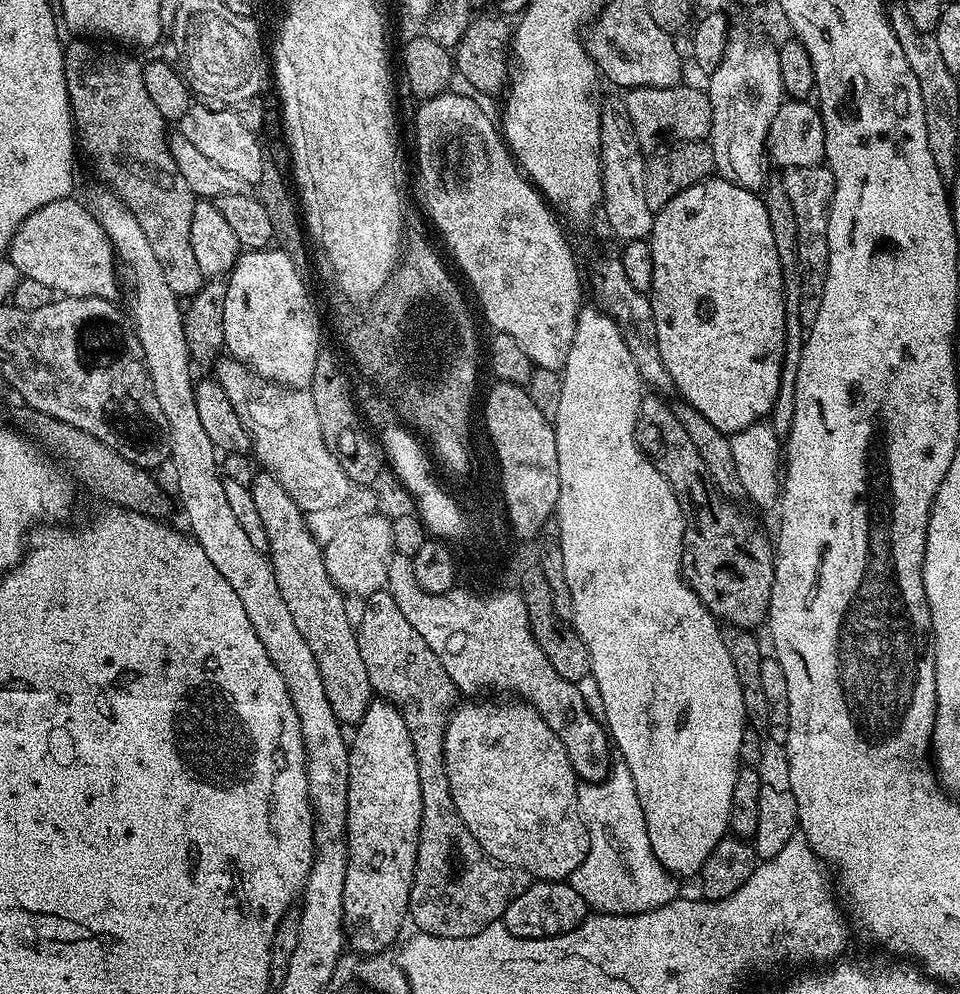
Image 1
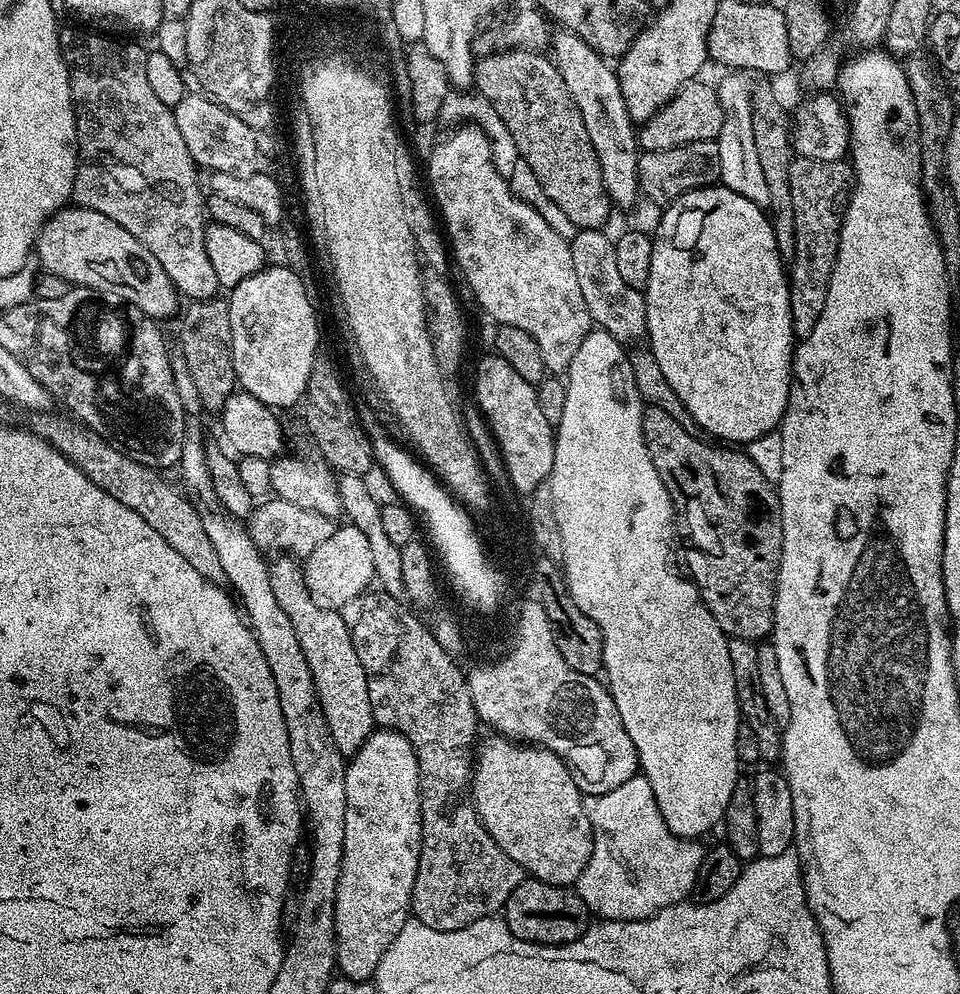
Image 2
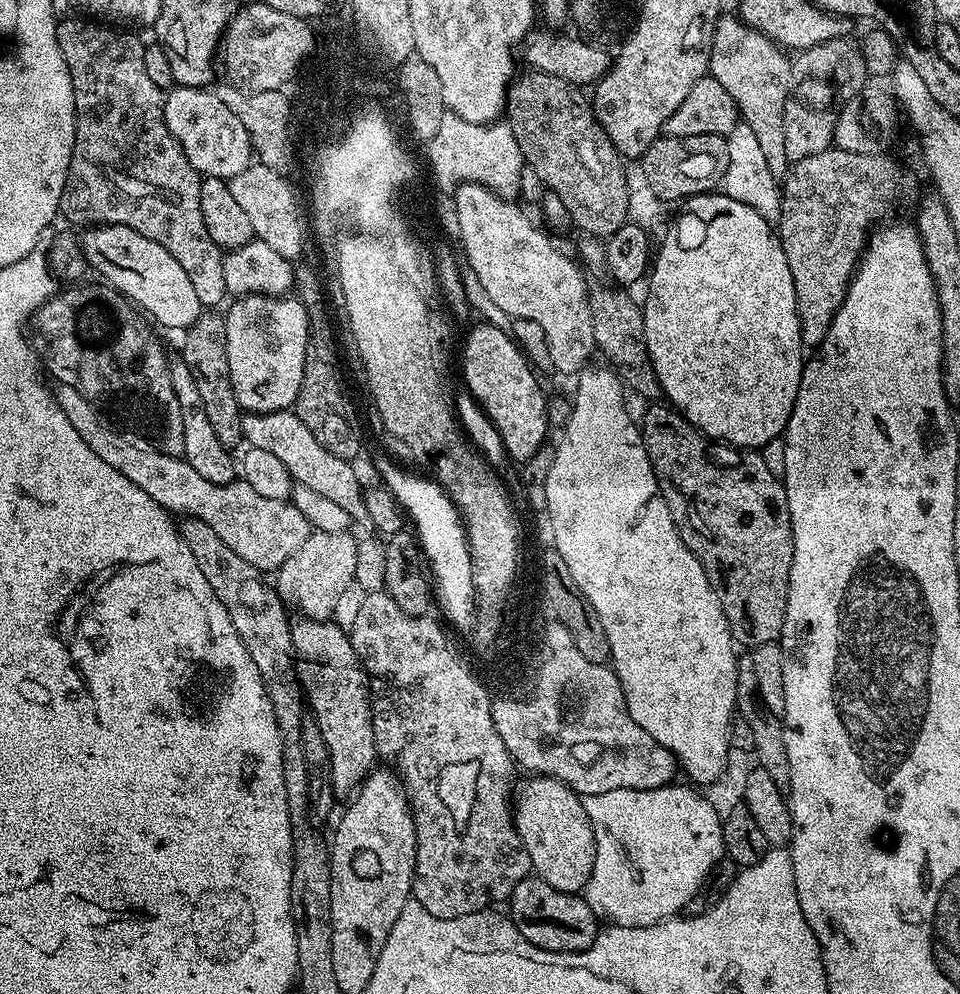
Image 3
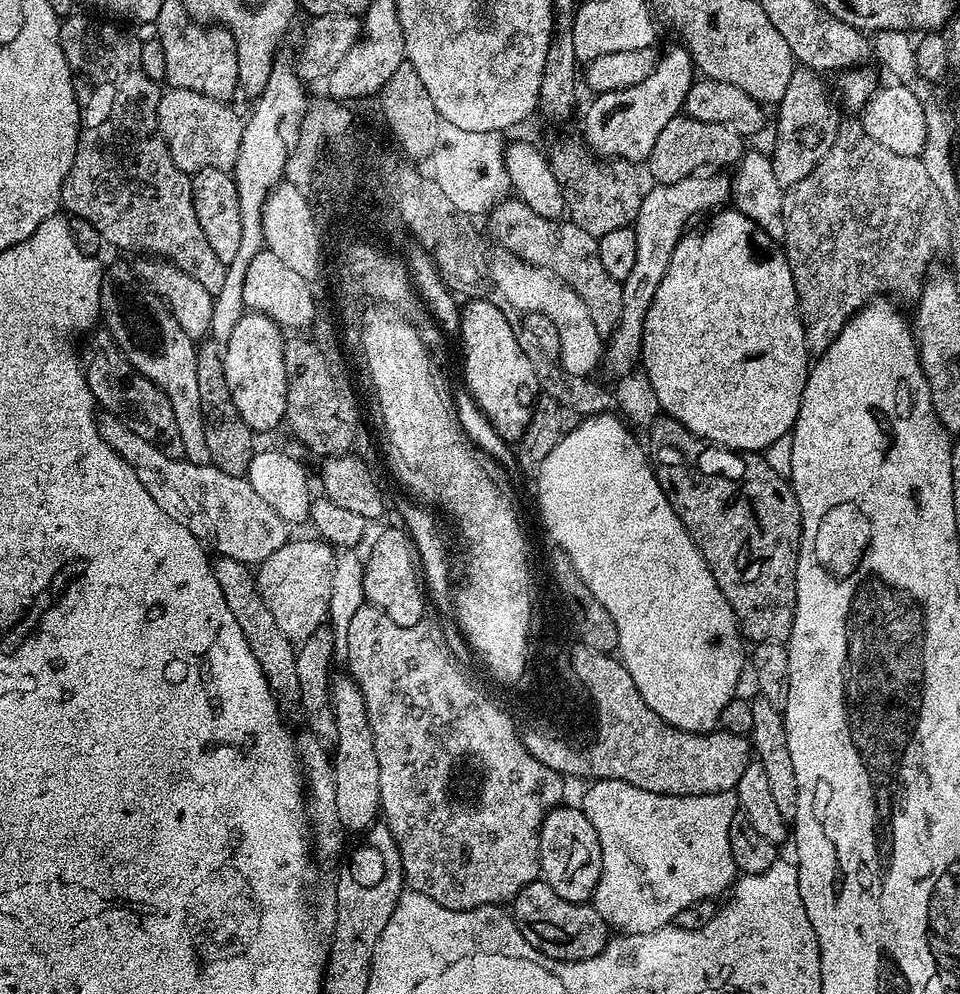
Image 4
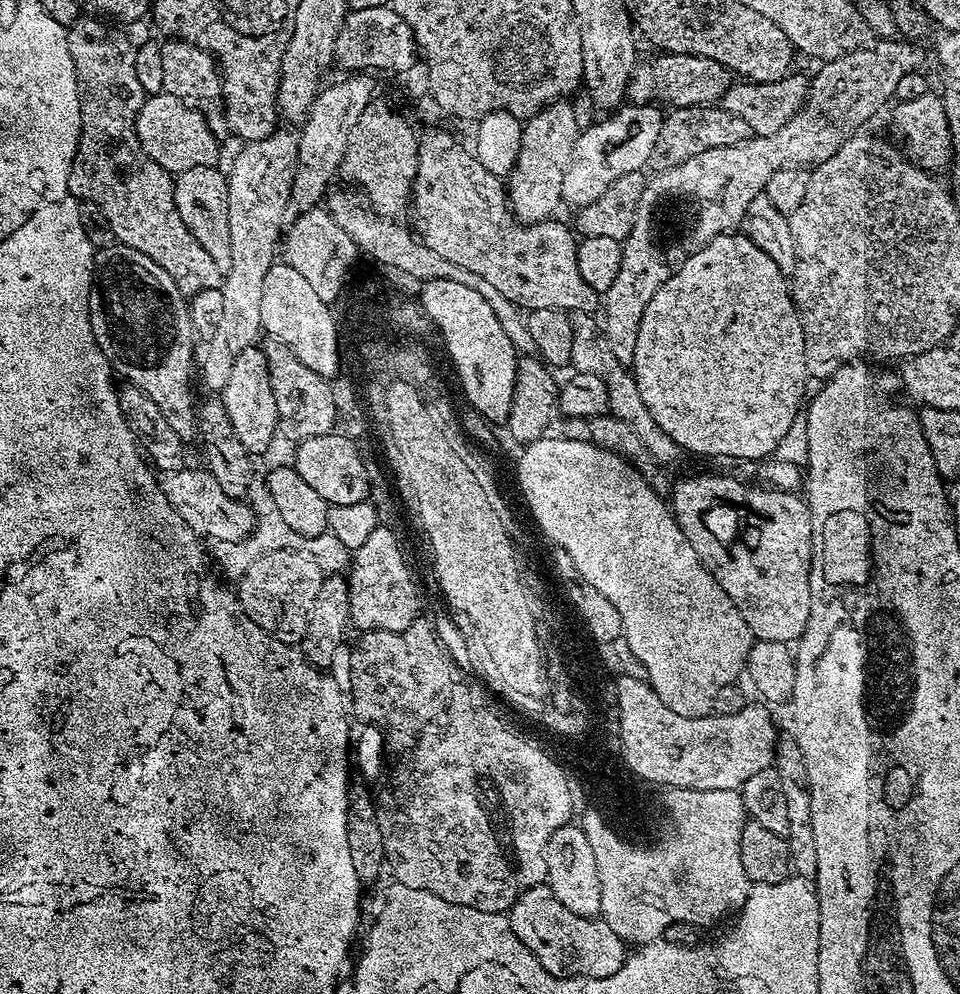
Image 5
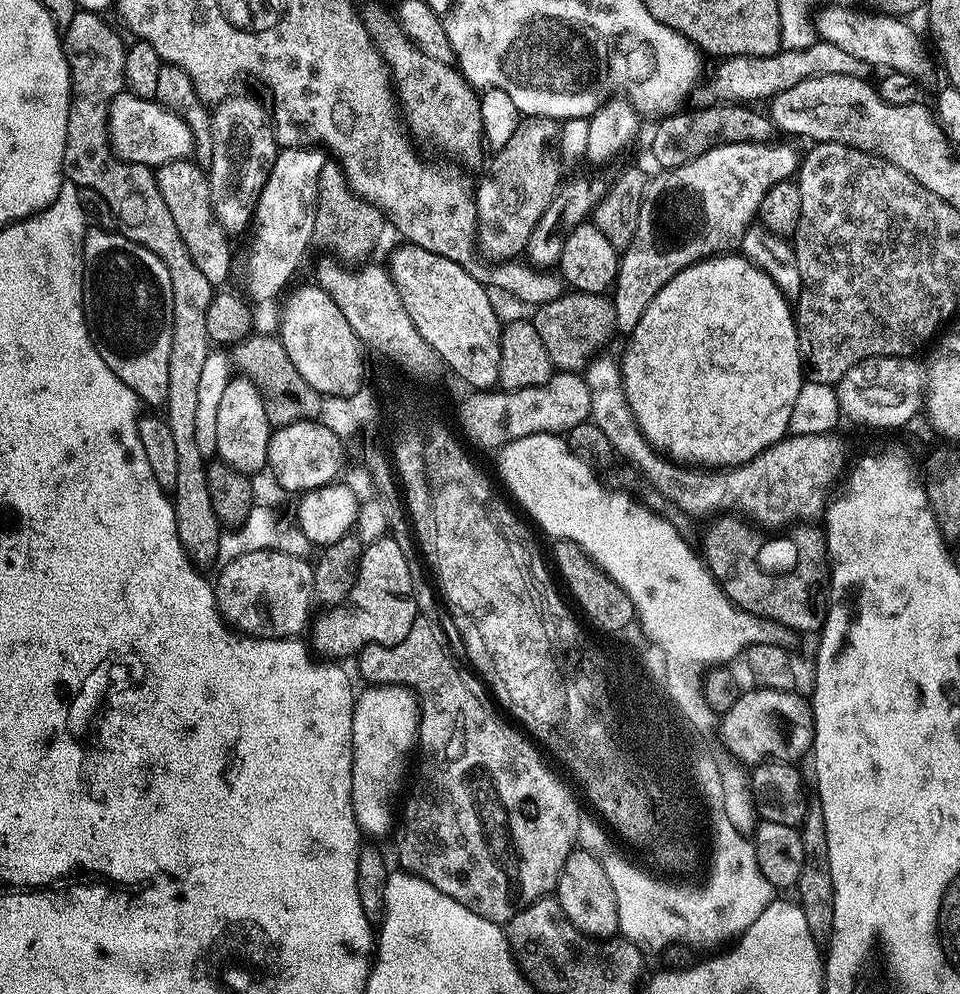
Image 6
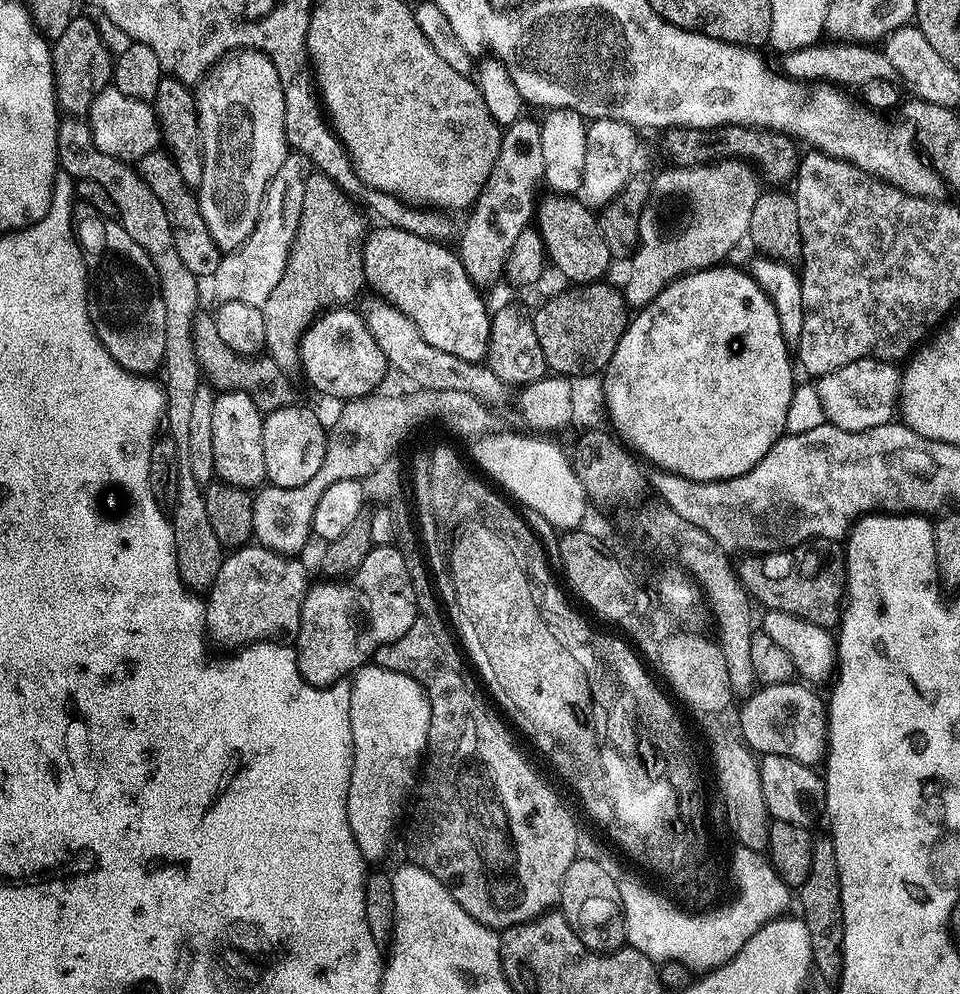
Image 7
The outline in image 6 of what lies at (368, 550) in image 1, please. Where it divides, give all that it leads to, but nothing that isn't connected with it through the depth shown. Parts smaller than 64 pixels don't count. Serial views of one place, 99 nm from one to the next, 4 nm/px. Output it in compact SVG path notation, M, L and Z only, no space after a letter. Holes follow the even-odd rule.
M257 550L254 553L242 554L219 569L220 577L215 577L216 601L220 614L237 633L246 636L257 636L263 640L290 640L301 635L304 627L309 627L308 615L314 605L314 572L313 565L302 557L292 557L278 550Z

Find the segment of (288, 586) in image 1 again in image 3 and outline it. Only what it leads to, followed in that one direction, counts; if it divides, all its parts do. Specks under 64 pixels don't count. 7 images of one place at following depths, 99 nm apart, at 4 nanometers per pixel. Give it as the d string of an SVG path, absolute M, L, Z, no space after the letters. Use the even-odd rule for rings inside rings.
M296 618L291 621L296 676L304 690L310 716L329 751L329 778L336 798L348 798L377 767L372 693L368 676L354 654L352 637L332 620Z

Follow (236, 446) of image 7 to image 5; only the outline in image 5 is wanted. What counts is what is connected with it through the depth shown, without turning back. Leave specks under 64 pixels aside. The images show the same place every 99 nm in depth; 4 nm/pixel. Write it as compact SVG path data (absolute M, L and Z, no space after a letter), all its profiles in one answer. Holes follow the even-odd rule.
M253 346L238 354L230 378L226 381L222 399L226 414L230 414L234 434L238 434L238 442L242 442L242 446L246 446L246 450L253 454L266 450L270 438L274 437L278 429L278 406L274 406L274 390L270 386L270 370L263 347Z

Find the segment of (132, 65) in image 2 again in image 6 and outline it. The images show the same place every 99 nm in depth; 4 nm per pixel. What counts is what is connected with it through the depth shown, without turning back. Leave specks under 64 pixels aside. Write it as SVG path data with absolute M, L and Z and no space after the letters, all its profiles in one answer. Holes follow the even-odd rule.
M77 10L70 26L62 30L64 53L72 75L72 105L66 126L64 175L77 188L93 188L97 191L110 206L120 235L130 242L138 242L150 250L150 254L162 258L166 270L170 270L170 282L174 286L174 346L170 352L166 419L170 434L174 434L174 447L178 454L178 478L174 489L176 525L180 541L192 557L193 564L215 565L222 525L214 514L214 502L210 502L208 464L194 439L198 385L202 365L206 363L210 351L206 310L212 301L214 286L206 280L206 274L202 274L190 256L182 234L178 234L178 225L174 223L170 209L162 198L155 171L147 164L131 164L129 160L121 160L112 150L112 139L108 136L108 115L116 96L126 88L124 71L128 50L126 40L104 19L99 12Z

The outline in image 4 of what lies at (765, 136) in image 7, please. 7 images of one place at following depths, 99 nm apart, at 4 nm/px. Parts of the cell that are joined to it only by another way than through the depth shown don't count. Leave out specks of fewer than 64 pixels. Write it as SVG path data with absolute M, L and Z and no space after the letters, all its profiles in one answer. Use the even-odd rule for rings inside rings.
M683 114L670 118L665 128L658 134L654 141L654 150L650 150L646 161L648 172L653 176L656 184L669 184L678 182L687 176L695 176L701 170L724 170L724 167L735 166L740 163L740 157L746 151L745 137L738 135L730 126L718 126L718 122L698 122L698 118L690 118Z

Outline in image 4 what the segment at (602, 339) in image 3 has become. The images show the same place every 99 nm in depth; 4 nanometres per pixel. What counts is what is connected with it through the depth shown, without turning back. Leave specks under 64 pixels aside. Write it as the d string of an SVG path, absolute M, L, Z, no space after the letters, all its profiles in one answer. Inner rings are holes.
M507 198L487 213L488 232L501 244L505 253L532 264L536 268L550 270L562 282L566 282L586 302L590 310L590 322L598 326L601 336L607 338L620 325L622 314L622 283L610 278L598 258L597 237L586 234L571 219L551 220L530 210L519 198Z

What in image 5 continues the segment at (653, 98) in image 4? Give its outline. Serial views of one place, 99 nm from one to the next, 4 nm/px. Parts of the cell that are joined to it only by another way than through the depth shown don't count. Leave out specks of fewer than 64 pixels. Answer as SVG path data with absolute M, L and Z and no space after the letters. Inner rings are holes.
M625 103L615 109L605 120L596 118L588 128L581 128L570 154L570 163L562 174L561 201L572 210L590 206L622 178L622 174L634 174L649 167L648 159L654 151L654 141L662 131L665 118L663 111L656 109L655 103Z

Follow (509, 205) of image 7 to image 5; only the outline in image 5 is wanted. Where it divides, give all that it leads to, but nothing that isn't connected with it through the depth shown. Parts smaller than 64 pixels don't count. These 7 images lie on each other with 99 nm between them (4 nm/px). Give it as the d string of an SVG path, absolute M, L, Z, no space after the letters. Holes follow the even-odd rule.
M564 98L544 105L523 121L521 149L506 177L508 203L521 224L537 224L557 215L556 207L562 204L562 174L570 163L570 154L580 130L573 105Z

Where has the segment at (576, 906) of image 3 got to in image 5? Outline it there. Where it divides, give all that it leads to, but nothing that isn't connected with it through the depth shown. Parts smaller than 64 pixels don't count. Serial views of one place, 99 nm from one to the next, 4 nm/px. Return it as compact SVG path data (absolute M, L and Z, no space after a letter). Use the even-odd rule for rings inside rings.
M547 883L526 890L506 915L516 937L550 974L562 978L610 978L622 970L626 959L624 940L606 926L603 918L579 916L566 910Z

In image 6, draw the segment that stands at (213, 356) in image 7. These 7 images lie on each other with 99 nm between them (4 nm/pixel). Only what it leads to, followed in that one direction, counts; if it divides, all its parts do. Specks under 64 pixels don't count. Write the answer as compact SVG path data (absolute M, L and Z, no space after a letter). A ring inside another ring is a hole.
M275 335L254 337L252 352L235 353L234 364L248 379L256 381L273 429L319 417L320 393L314 390L314 386L310 386L310 382L306 382L306 378L302 378L302 374L298 374L294 362L290 362L290 354L286 354L286 346L282 346Z

